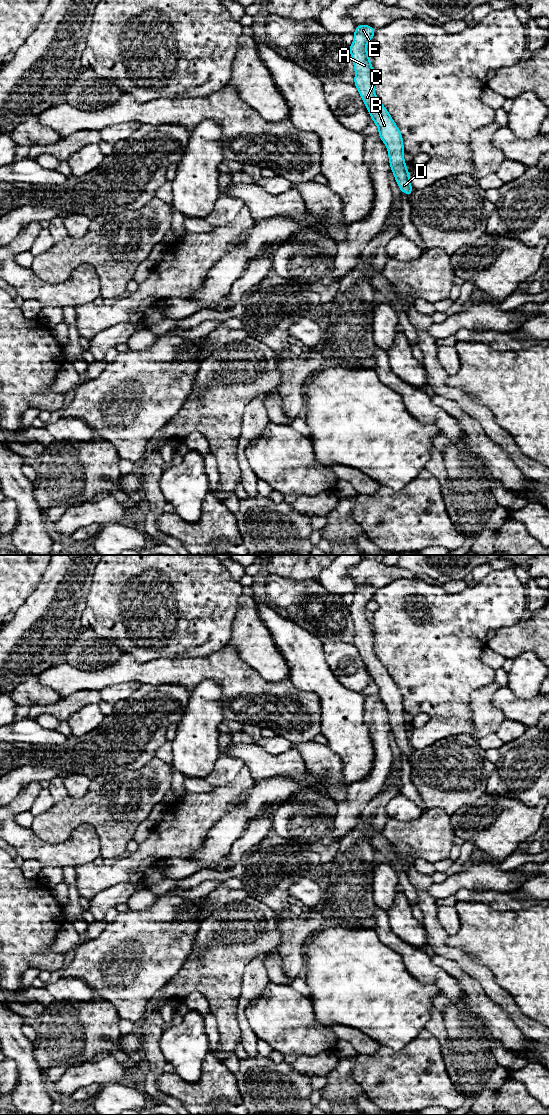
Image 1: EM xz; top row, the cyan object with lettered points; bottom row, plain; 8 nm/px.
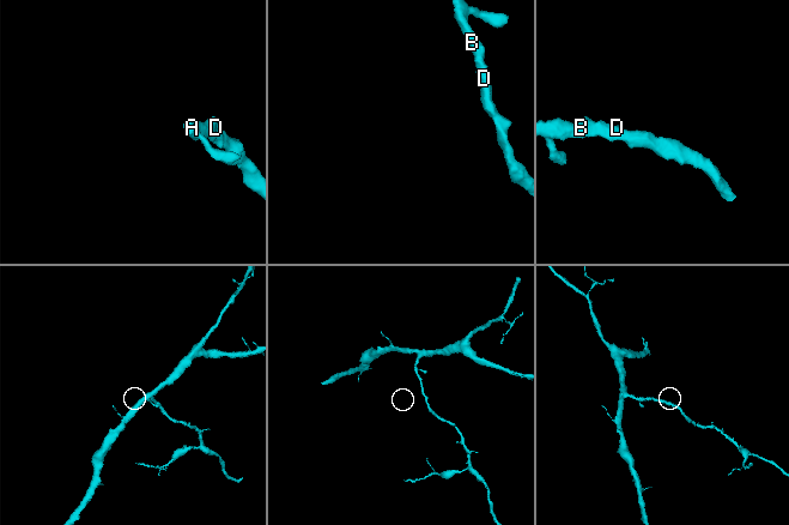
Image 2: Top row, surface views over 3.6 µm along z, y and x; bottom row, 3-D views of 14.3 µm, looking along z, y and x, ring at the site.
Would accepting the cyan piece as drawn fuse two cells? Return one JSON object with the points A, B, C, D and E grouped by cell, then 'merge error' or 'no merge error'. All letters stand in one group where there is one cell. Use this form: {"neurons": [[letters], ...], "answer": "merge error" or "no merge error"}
{"neurons": [["A", "B", "C", "D", "E"]], "answer": "no merge error"}

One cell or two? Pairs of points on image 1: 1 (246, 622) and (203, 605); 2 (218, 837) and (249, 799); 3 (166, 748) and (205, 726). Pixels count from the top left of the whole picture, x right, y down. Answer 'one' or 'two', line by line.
1: two
2: one
3: two

